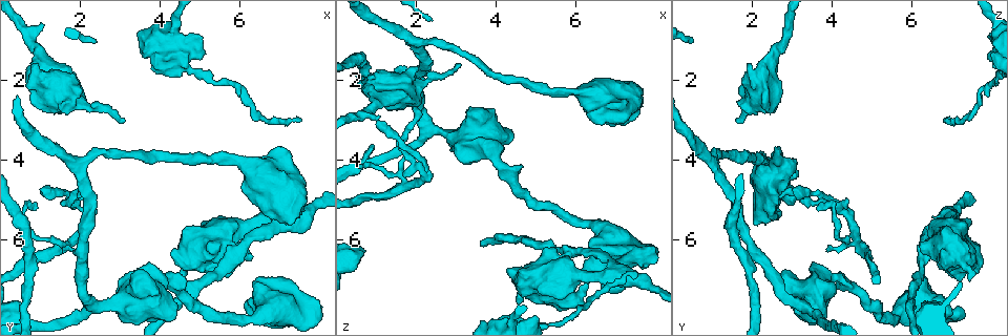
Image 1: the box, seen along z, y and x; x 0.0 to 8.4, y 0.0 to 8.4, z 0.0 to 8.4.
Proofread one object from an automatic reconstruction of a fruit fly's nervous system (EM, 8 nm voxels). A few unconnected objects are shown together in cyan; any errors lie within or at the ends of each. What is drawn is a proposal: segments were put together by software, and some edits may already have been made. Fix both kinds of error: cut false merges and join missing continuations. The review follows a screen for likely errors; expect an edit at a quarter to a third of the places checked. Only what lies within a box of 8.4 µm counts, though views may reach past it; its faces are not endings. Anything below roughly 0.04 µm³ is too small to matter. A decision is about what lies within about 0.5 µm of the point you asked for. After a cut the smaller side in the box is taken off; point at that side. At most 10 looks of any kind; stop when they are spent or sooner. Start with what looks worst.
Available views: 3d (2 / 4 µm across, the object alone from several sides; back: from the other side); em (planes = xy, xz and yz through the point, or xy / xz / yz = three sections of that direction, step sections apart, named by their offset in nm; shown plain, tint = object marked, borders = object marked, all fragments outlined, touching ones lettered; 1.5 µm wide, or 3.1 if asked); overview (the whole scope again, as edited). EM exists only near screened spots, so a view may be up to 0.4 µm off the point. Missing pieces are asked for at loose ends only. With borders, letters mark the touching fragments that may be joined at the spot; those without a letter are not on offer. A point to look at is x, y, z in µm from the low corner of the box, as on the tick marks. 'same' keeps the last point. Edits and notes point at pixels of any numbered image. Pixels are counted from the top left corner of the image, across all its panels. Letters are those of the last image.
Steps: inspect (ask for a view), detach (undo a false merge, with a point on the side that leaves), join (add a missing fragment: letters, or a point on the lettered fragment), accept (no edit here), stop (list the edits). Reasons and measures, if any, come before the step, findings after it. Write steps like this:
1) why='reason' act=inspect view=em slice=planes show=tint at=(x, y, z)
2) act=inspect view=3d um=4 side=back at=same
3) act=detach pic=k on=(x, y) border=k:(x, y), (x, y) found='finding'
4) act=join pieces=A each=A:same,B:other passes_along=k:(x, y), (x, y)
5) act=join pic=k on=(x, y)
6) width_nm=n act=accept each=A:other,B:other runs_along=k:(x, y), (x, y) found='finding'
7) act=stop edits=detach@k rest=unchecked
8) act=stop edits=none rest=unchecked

why='thin end' act=inspect view=3d um=4 at=(3.00, 3.05, 1.55)

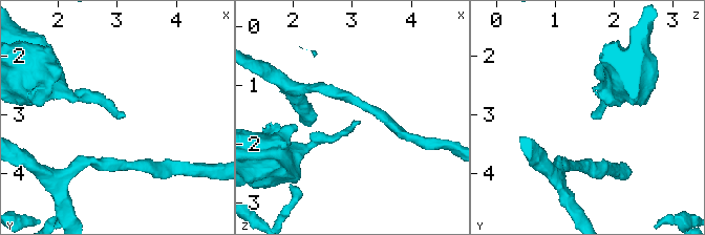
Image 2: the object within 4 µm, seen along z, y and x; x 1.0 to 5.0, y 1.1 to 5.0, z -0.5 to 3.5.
act=inspect view=em slice=planes show=borders at=(3.00, 3.05, 1.60)

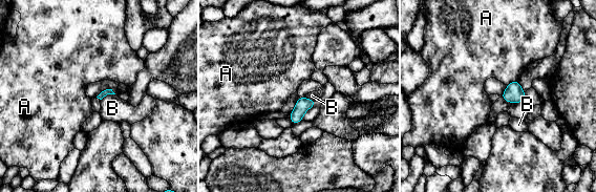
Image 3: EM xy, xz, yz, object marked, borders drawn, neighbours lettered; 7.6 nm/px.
act=accept each=A:other,B:other border=3:(114, 93), (108, 93), (101, 100) found='no lettered fragment goes on from it'

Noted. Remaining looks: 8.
why='branch stops here' act=inspect view=em slice=planes show=plain at=(0.75, 1.50, 2.30)

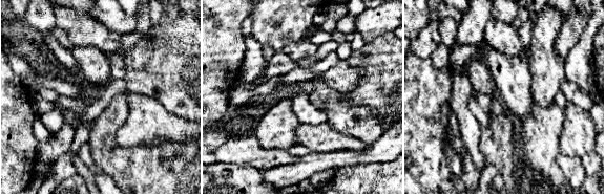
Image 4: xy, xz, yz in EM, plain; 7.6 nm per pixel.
act=inspect view=em slice=planes show=borders at=same

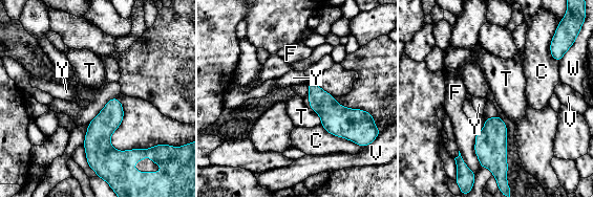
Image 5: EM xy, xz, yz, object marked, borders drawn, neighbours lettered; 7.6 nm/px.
longest_contact=C:300nm act=accept each=C:other,F:other,T:other,V:other,W:other,Y:other border=5:(311, 108), (319, 116), (321, 125) found='none of them fits'

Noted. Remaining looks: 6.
why='tapers out' act=inspect view=3d um=2 at=(7.50, 2.95, 7.00)

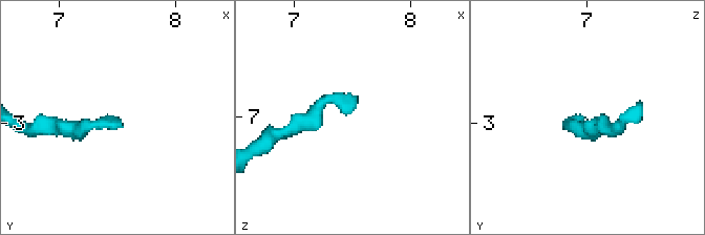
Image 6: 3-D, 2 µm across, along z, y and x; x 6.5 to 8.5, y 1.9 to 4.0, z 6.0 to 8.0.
why='need the tissue' act=inspect view=em slice=planes show=borders at=(7.52, 2.94, 6.92)

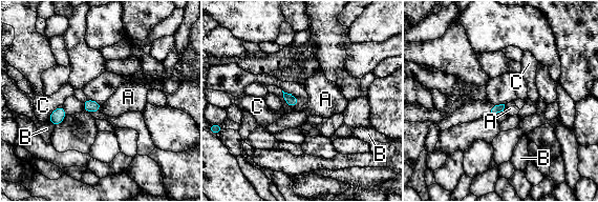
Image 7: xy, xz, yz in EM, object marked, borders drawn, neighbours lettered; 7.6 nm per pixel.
act=accept each=A:other,B:other,C:other border=7:(102, 104), (99, 110) found='no lettered fragment goes on from it'

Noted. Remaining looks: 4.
why='thick end' act=inspect view=em slice=planes show=borders at=(7.20, 3.70, 2.55)

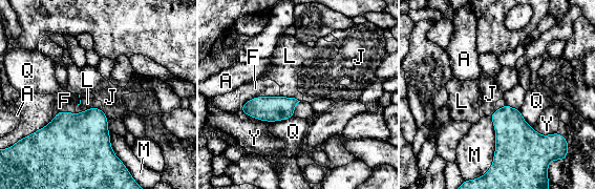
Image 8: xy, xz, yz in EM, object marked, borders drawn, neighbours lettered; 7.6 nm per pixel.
longest_contact=M:400nm act=accept each=A:other,F:other,J:other,L:other,M:other,Q:other,Y:other found='none of them fits'

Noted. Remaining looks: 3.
act=stop edits=none rest=unchecked

